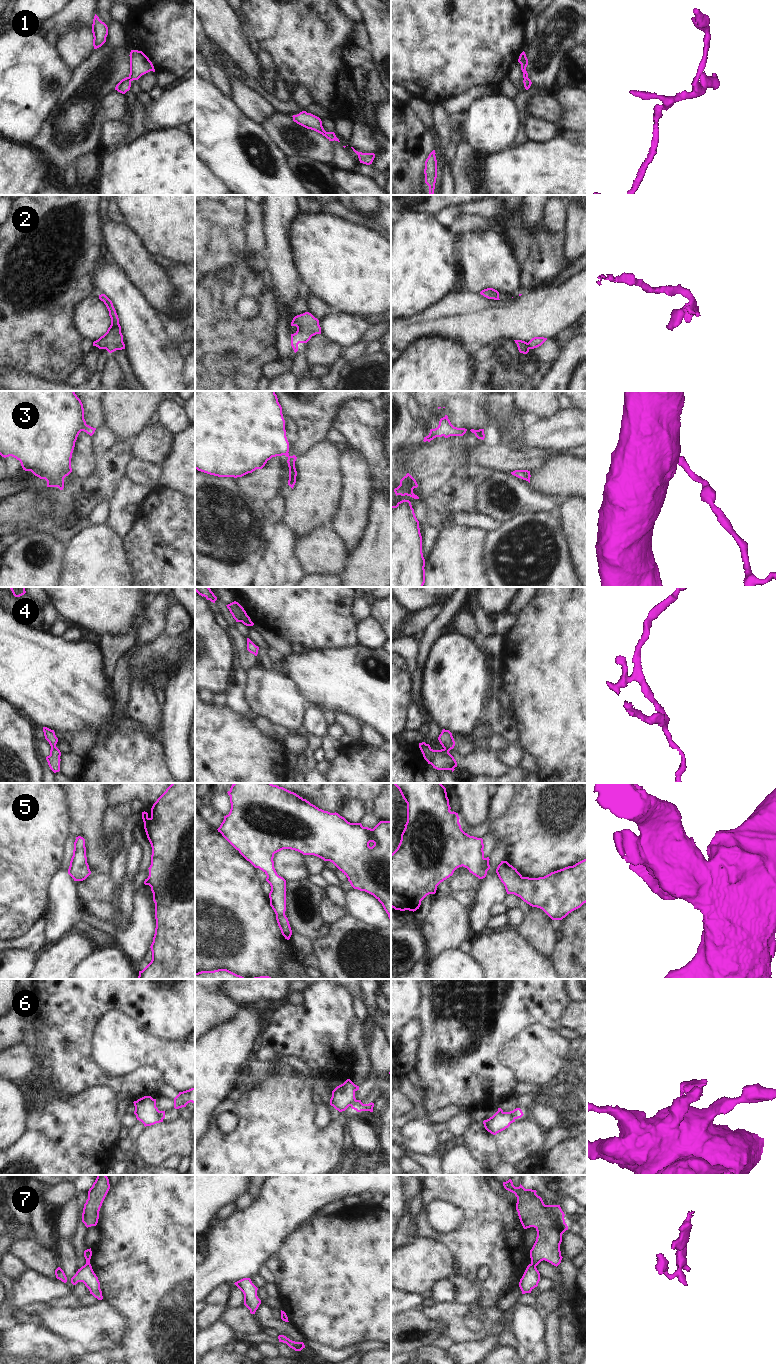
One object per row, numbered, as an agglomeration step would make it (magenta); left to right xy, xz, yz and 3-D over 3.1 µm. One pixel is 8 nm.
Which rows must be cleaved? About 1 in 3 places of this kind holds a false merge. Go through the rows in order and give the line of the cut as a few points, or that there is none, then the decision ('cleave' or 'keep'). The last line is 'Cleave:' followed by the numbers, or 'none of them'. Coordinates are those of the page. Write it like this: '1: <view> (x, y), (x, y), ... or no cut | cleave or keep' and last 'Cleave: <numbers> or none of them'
1: no cut | keep
2: no cut | keep
3: no cut | keep
4: no cut | keep
5: no cut | keep
6: yz (511, 1111), (514, 1119) | cleave
7: yz (531, 1263), (535, 1266) | cleave
Cleave: 6, 7

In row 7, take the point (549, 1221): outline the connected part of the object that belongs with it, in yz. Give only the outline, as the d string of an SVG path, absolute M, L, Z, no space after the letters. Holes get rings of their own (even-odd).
M511 1179L503 1182L506 1190L517 1197L516 1210L524 1229L534 1227L536 1241L530 1250L531 1264L537 1266L545 1260L554 1266L561 1263L562 1234L568 1230L560 1205L545 1205L536 1190L515 1187Z

